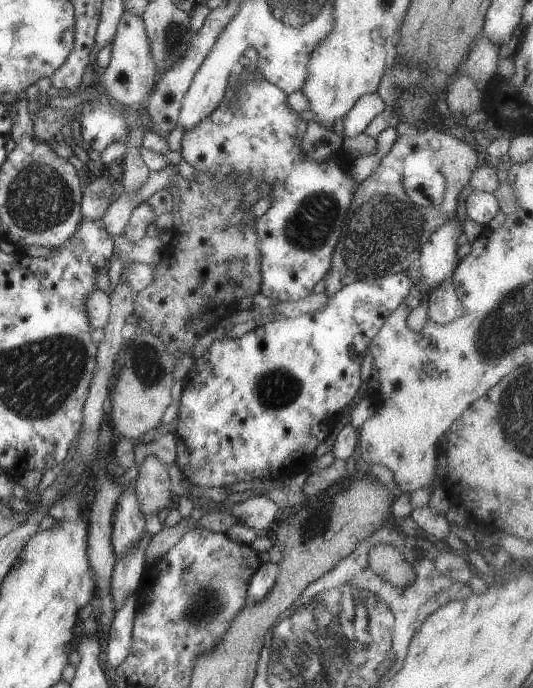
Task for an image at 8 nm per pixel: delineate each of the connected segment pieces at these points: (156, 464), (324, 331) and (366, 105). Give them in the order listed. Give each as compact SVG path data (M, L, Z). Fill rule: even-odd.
M147 457L138 467L135 482L138 511L145 519L151 514L157 516L173 495L167 477L167 466L155 457Z
M406 270L353 281L328 299L322 310L309 313L311 316L276 318L239 338L214 340L199 358L193 359L178 400L174 463L183 478L198 487L221 489L243 480L292 478L307 471L317 444L331 433L360 388L359 366L367 345L412 286Z
M376 92L358 96L353 106L342 116L343 134L354 137L363 133L373 117L385 108L384 100Z

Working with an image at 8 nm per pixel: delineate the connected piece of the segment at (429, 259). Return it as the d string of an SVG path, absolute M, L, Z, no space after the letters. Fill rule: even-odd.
M453 217L434 230L418 256L419 278L415 286L421 291L429 292L454 273L457 256L457 236L462 233L463 223Z

